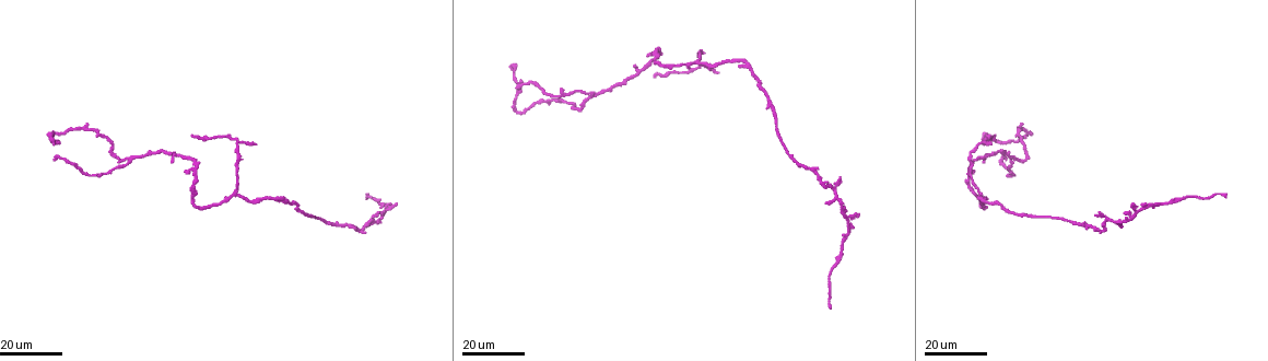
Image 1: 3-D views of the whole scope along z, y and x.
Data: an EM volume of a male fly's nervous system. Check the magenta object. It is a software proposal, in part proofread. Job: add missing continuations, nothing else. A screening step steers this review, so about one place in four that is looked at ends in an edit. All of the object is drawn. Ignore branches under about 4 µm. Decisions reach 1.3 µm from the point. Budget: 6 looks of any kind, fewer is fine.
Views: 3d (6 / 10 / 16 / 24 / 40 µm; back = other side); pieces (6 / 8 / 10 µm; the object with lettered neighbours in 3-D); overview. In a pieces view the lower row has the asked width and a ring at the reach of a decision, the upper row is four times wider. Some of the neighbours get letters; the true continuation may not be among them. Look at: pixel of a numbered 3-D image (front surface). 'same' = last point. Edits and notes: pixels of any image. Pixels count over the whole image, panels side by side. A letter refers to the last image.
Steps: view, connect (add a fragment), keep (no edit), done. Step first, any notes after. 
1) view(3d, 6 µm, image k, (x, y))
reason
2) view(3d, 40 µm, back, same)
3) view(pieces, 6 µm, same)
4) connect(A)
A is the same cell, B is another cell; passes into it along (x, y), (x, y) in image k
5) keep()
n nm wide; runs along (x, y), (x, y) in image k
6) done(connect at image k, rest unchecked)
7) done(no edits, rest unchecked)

view(3d, 16 µm, image 1, (828, 307))

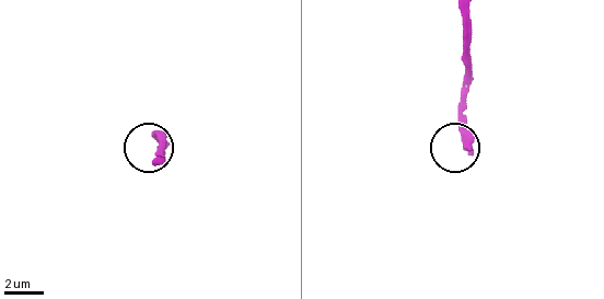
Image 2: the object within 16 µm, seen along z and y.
view(pieces, 6 µm, image 2, (469, 146))
see the neighbours

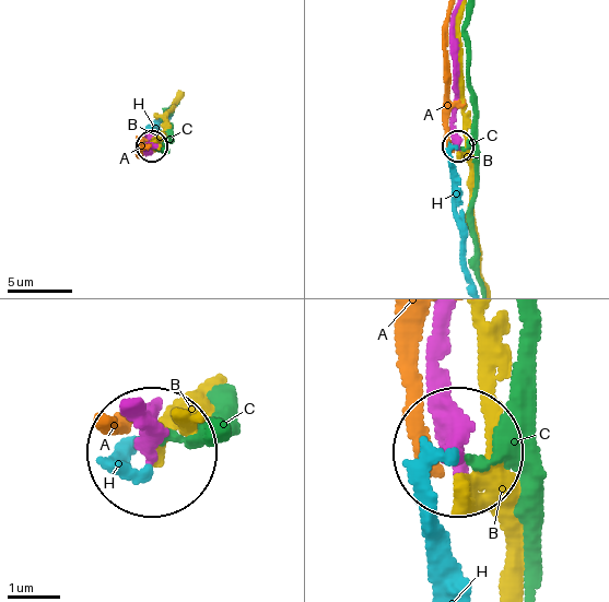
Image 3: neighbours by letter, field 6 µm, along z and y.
keep()
A, B, C and H are other cells; no lettered fragment goes on from it

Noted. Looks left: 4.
view(3d, 24 µm, image 1, (827, 202))
free end

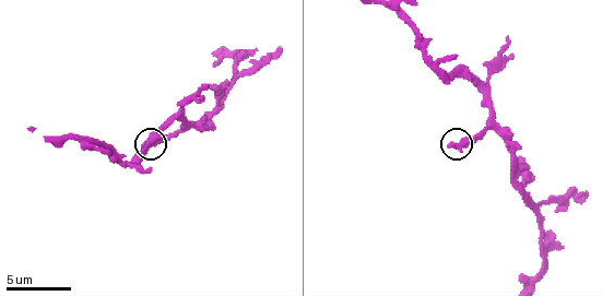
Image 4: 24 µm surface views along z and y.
view(pieces, 10 µm, image 4, (449, 146))

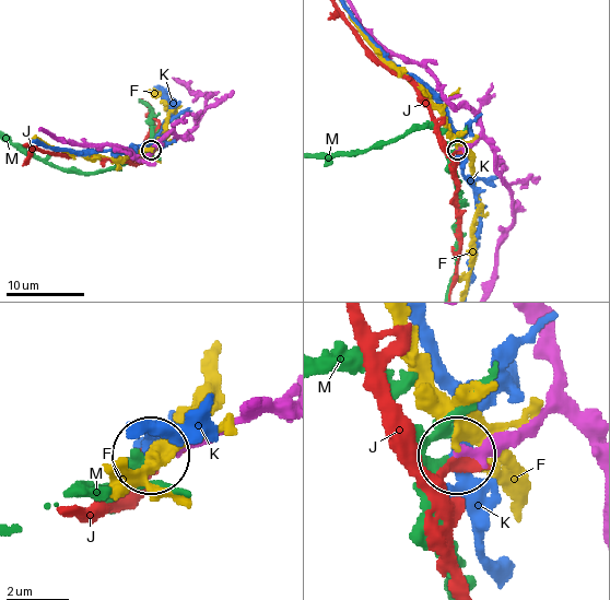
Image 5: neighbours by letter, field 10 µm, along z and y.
keep()
F, J, K and M are other cells; no lettered fragment goes on from it

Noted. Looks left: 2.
view(3d, 24 µm, image 1, (767, 106))
branch stops here

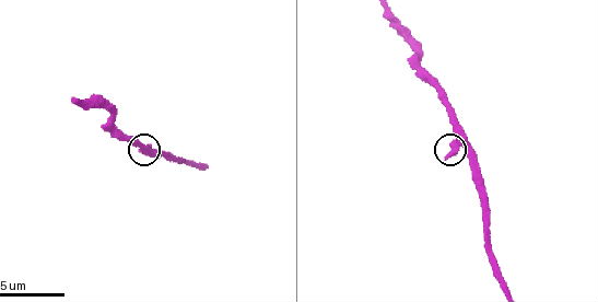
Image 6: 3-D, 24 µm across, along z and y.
view(pieces, 6 µm, image 6, (450, 158))

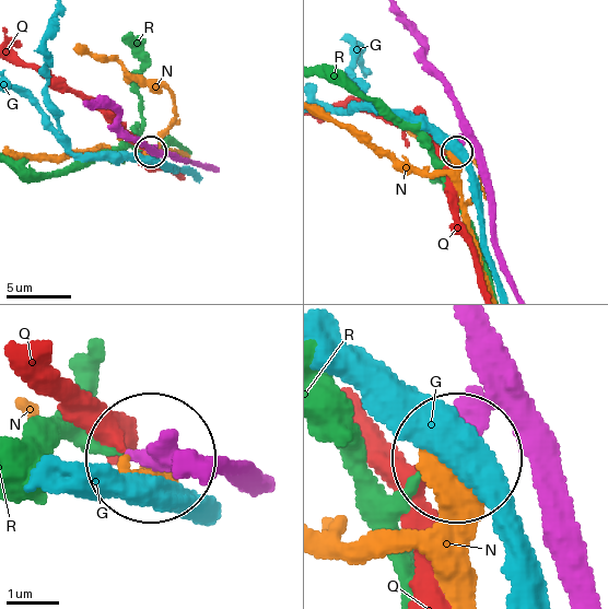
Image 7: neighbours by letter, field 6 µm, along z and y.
keep()
290 nm wide; G, N, Q and R are other cells; none of them fits

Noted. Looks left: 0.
done(no edits, rest unchecked)

